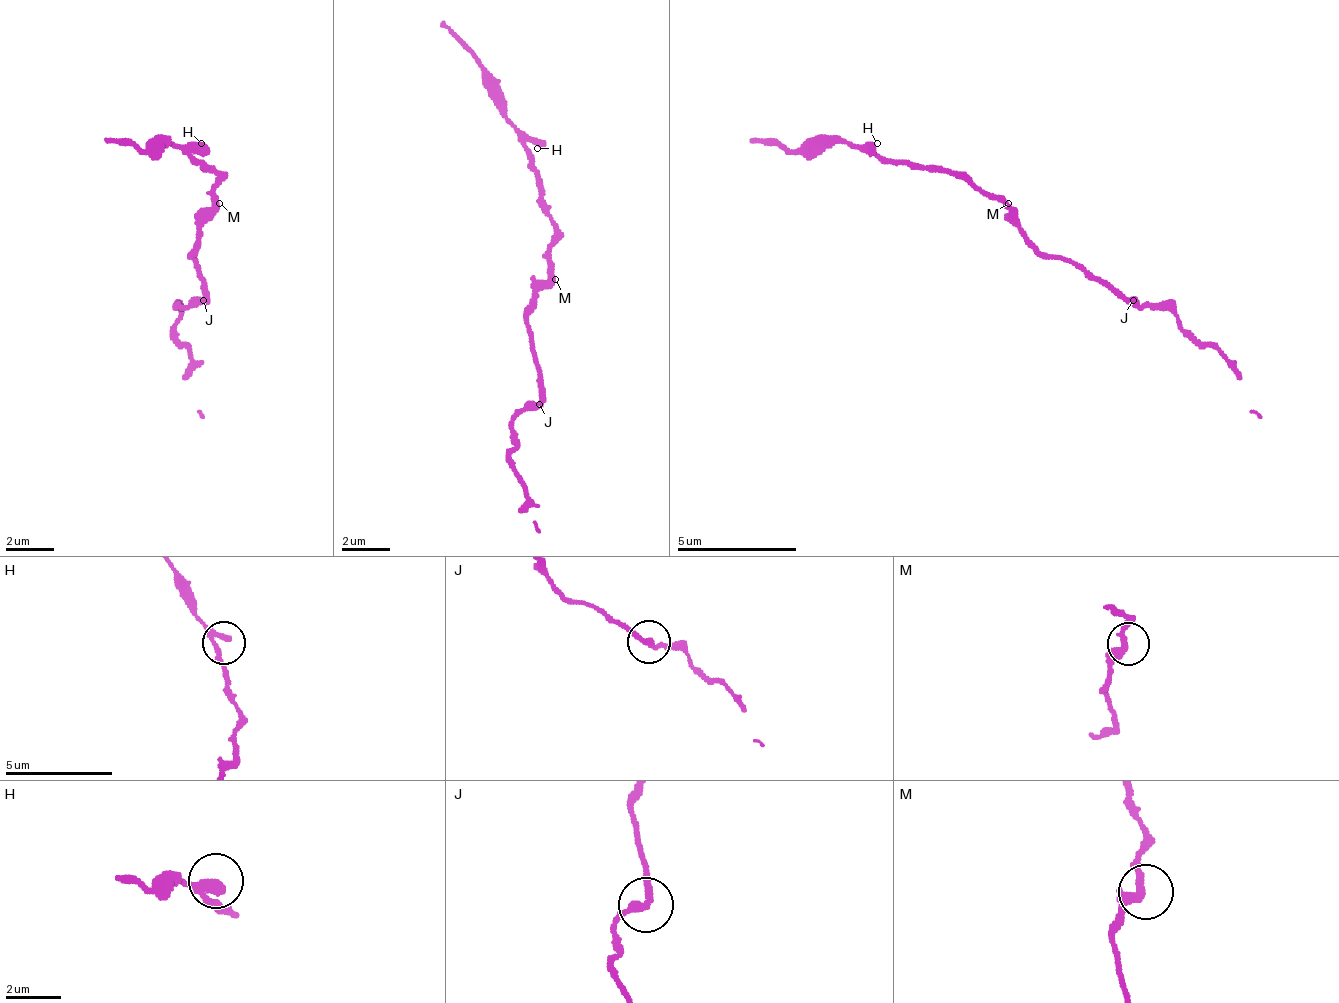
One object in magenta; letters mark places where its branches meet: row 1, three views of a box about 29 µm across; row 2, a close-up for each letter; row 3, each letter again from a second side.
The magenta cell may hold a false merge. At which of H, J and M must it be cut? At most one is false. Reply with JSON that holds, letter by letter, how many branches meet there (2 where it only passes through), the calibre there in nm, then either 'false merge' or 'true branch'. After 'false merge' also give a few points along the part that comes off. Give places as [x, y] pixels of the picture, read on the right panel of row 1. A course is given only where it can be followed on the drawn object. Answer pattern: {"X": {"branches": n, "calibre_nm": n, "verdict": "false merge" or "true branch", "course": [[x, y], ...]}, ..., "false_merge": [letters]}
{"H": {"branches": 2, "calibre_nm": 260, "verdict": "true branch"}, "J": {"branches": 2, "calibre_nm": 260, "verdict": "true branch"}, "M": {"branches": 2, "calibre_nm": 300, "verdict": "true branch"}, "false_merge": []}

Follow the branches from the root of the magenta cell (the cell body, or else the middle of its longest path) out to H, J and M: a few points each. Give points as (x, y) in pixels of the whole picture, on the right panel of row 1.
H: (1020, 227), (991, 197), (961, 179), (931, 167), (889, 161), (877, 143)
J: (1020, 227), (1050, 257), (1080, 263), (1092, 275), (1110, 281), (1128, 299), (1134, 299)
M: (1020, 227), (1014, 209), (1008, 203)

